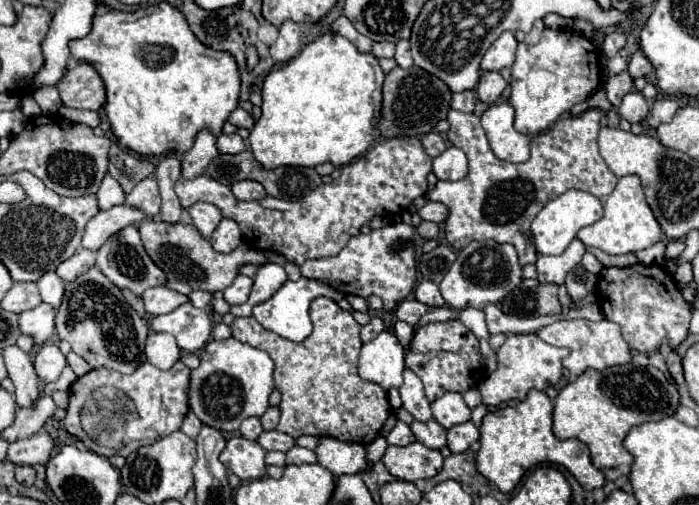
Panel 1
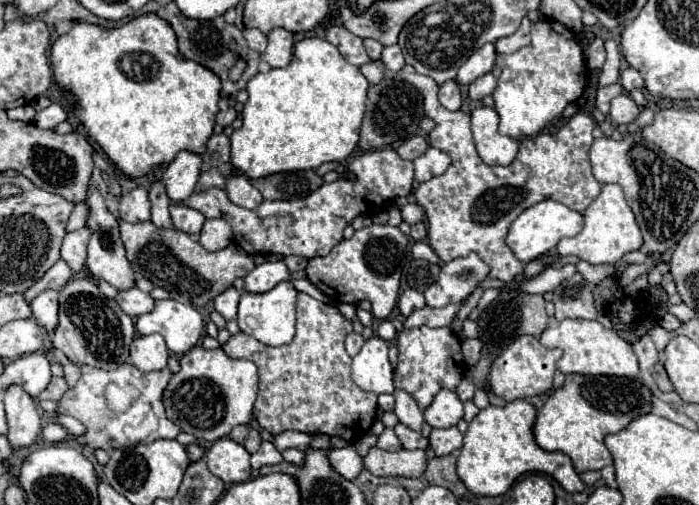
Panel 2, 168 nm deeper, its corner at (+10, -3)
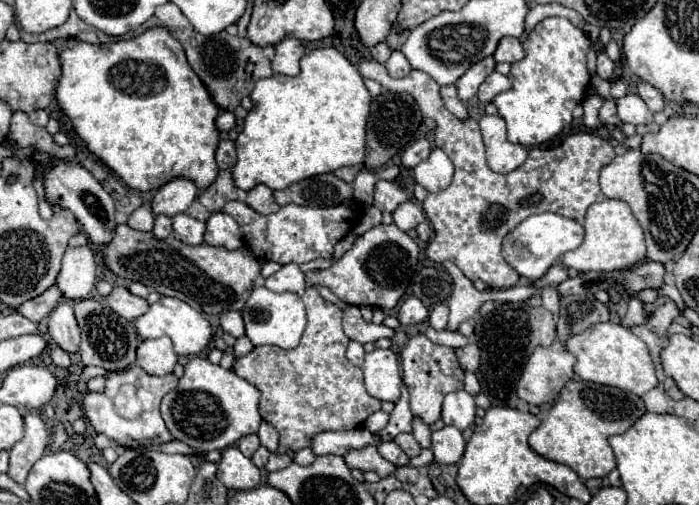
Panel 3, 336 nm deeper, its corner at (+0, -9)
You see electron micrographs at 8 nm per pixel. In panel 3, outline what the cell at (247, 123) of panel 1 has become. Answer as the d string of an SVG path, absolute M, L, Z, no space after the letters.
M222 111L222 113L218 115L218 119L216 119L216 127L218 127L218 131L230 131L230 129L234 129L234 127L236 127L236 117L234 117L234 113Z

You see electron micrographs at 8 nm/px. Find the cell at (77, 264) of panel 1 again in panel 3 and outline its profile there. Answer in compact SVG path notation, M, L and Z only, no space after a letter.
M52 285L40 297L34 297L32 301L26 301L24 305L20 305L18 311L30 321L42 321L60 301L62 301L62 293L60 289L56 289L56 285Z

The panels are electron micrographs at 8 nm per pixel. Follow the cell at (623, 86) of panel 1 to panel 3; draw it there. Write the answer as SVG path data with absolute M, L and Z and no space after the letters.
M612 99L604 101L604 105L602 105L602 109L600 109L600 121L602 121L604 125L620 125L620 119L618 119L618 115L616 115L616 103L614 103Z

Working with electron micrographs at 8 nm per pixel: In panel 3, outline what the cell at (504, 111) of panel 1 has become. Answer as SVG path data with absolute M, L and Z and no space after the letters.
M484 115L480 119L480 131L486 145L488 167L494 173L510 173L526 161L528 149L506 139L506 121L500 115Z

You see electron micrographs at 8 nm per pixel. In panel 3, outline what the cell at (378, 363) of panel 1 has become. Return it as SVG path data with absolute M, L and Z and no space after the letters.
M374 349L366 353L362 365L366 391L380 401L398 401L400 399L400 365L392 349Z

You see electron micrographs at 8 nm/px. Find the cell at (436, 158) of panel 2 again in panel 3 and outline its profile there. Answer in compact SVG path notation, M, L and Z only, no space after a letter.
M432 149L430 157L412 169L416 183L424 185L428 191L442 191L450 185L454 175L454 165L442 149Z

